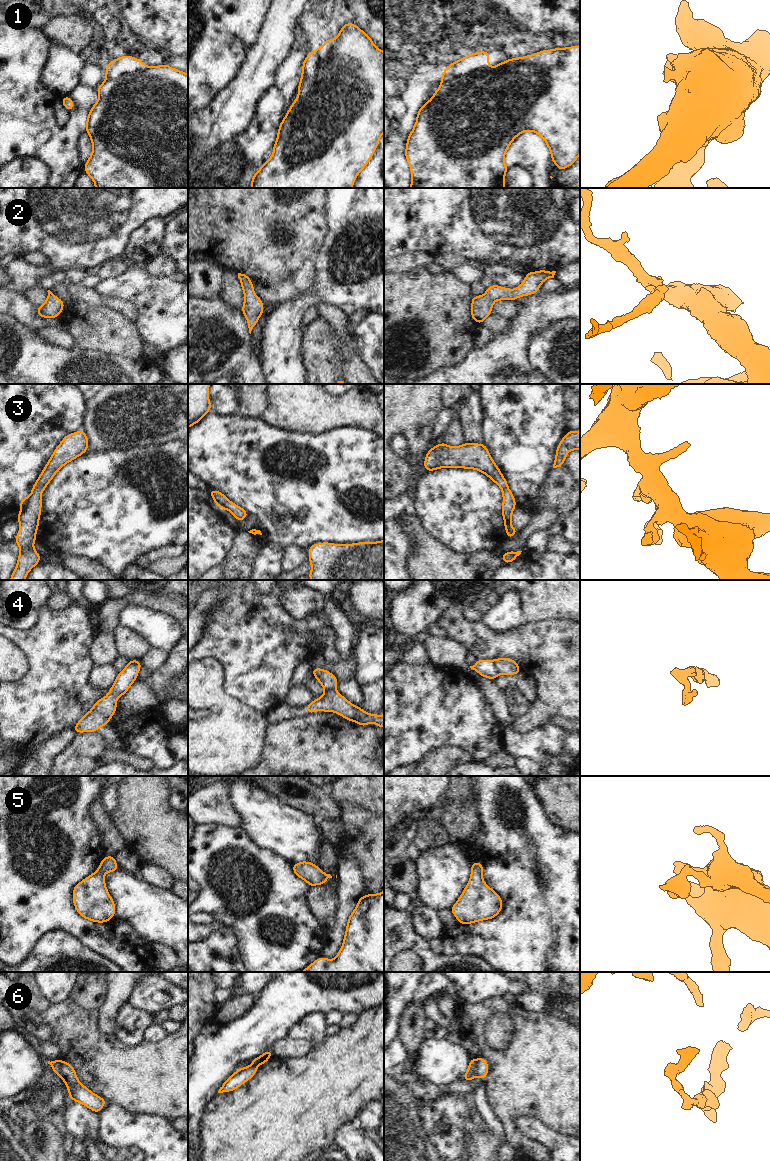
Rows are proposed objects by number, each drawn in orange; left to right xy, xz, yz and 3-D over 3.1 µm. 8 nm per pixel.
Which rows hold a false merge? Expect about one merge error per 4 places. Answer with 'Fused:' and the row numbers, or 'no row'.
Fused: 4, 6

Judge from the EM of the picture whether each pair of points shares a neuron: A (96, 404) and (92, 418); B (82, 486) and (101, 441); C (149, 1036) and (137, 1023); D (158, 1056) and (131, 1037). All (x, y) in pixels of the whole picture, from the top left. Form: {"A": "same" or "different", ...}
{"A": "same", "B": "different", "C": "different", "D": "different"}

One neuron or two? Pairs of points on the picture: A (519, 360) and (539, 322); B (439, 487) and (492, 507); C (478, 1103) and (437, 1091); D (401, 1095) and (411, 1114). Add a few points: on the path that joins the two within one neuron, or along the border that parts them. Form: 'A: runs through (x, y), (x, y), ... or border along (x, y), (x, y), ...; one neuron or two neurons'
A: runs through (519, 350), (519, 341), (529, 331); one neuron
B: runs through (452, 500), (461, 503), (465, 507), (479, 507); one neuron
C: runs through (468, 1093), (464, 1089), (447, 1089); one neuron
D: runs through (401, 1100), (402, 1105), (406, 1109); one neuron

